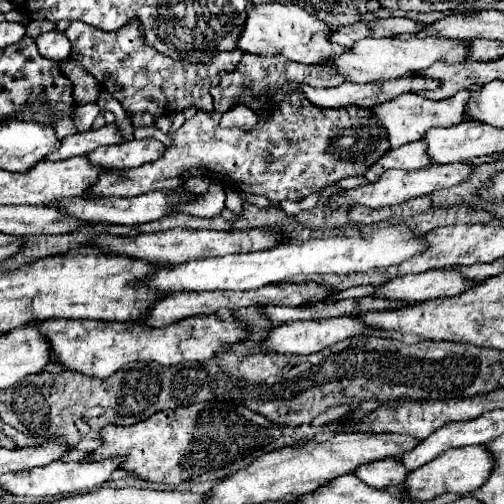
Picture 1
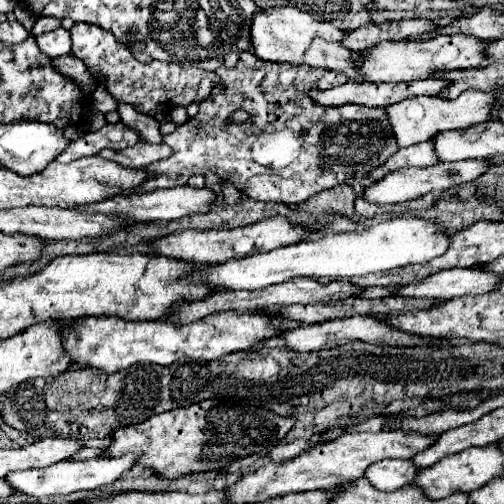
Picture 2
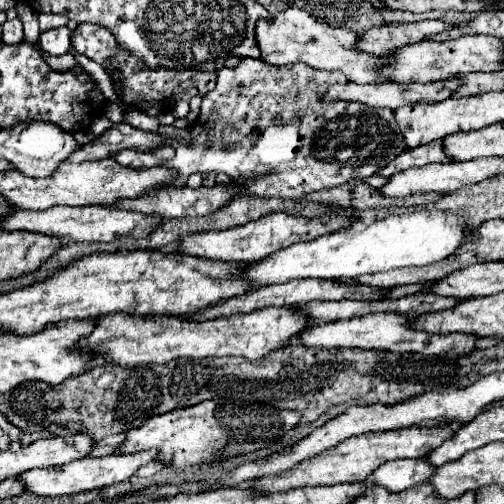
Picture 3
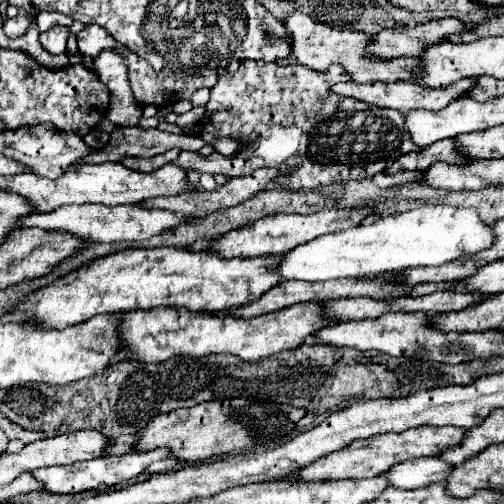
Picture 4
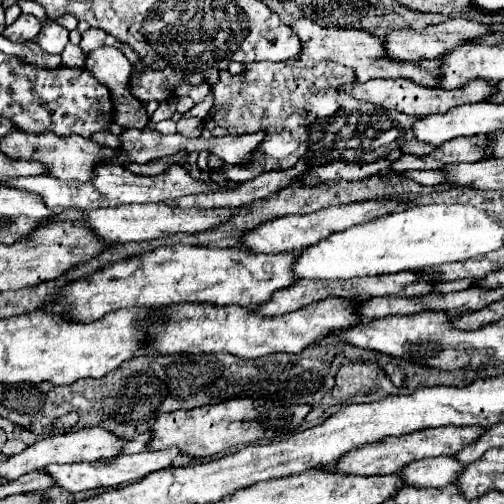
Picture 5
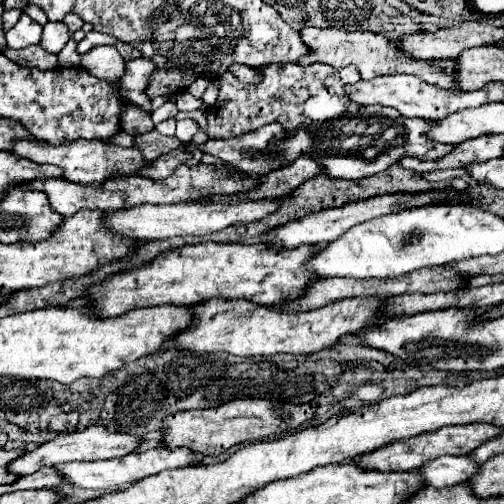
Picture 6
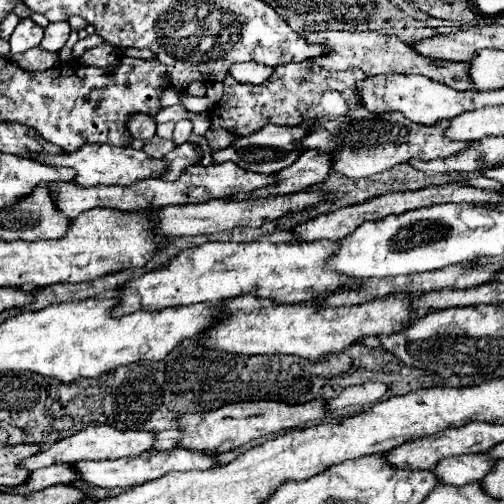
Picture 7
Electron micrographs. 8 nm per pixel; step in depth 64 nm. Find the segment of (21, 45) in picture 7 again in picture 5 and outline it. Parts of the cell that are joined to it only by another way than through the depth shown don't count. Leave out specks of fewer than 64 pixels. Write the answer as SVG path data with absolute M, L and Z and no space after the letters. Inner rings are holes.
M20 14L20 18L18 18L12 26L8 26L8 28L4 30L4 36L6 36L8 40L12 40L12 42L36 40L40 28L42 28L42 24L40 24L34 16L30 16L30 14Z

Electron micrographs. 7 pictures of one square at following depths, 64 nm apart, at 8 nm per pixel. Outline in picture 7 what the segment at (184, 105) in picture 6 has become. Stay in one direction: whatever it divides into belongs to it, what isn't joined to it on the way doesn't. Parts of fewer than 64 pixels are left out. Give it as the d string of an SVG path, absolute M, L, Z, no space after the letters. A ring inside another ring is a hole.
M182 94L182 102L190 112L210 112L214 108L216 102L212 102L210 98L194 98L190 94Z

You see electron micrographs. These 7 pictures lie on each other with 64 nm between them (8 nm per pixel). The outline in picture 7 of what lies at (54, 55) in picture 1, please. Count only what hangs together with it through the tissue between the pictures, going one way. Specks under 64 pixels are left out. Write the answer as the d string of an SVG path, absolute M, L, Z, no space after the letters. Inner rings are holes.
M54 22L54 24L48 24L46 28L46 34L42 38L42 48L48 50L48 52L60 52L64 48L64 44L68 42L68 36L70 36L70 26L68 22Z

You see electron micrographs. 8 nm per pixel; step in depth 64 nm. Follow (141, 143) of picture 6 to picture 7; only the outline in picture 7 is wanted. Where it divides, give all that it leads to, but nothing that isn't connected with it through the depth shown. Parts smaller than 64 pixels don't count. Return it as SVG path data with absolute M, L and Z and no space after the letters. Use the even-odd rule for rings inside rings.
M154 136L152 140L146 142L144 152L148 152L148 156L158 156L158 158L162 158L162 156L166 156L174 146L176 146L176 144L174 144L172 140L164 140L164 138Z

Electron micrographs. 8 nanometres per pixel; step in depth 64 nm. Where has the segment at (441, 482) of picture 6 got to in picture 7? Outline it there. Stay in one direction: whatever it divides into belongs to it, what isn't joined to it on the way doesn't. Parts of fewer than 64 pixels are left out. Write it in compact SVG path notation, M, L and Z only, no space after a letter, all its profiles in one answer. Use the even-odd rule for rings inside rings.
M468 454L468 456L454 456L448 460L442 460L434 468L434 472L440 484L464 486L464 484L482 480L494 466L496 466L496 458L488 454Z

